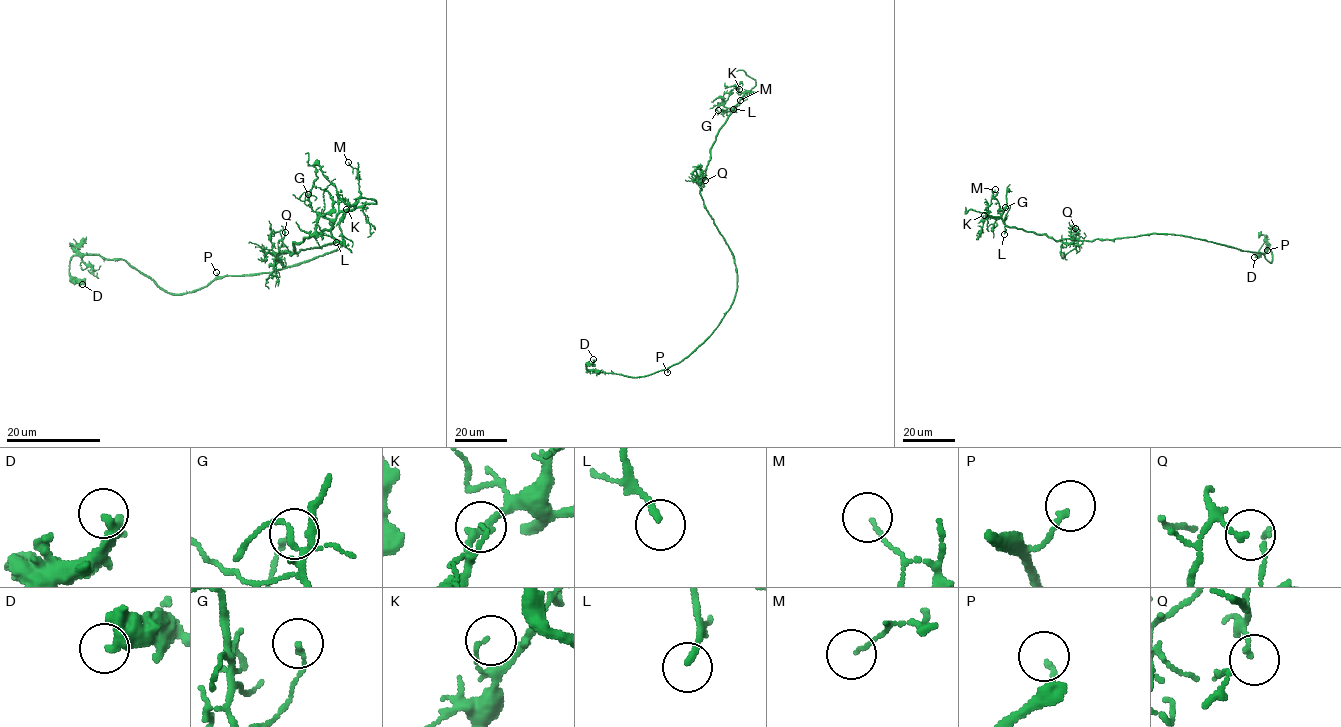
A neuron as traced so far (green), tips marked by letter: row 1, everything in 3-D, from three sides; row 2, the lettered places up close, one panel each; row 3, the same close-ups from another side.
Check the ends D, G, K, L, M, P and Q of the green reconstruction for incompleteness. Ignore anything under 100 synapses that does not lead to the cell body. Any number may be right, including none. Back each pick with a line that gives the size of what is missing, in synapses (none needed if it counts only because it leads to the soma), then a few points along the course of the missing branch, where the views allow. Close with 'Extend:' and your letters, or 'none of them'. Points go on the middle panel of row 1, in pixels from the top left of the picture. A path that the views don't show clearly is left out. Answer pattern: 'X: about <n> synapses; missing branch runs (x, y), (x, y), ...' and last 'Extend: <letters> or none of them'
Extend: none of them

